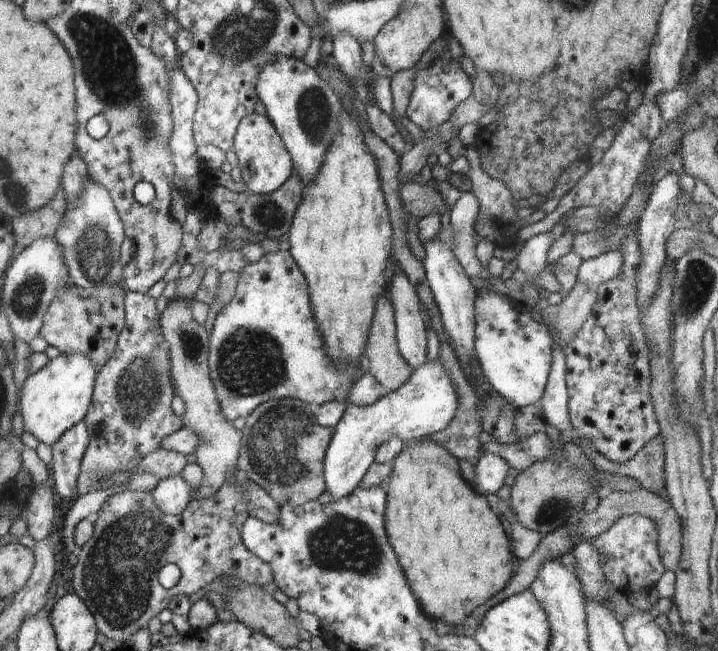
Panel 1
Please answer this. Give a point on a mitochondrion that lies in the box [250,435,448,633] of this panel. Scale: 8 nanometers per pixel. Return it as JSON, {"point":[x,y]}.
{"point":[344,544]}

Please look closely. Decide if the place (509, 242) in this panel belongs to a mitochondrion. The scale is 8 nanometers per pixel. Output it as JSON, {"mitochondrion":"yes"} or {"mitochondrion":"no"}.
{"mitochondrion":"no"}

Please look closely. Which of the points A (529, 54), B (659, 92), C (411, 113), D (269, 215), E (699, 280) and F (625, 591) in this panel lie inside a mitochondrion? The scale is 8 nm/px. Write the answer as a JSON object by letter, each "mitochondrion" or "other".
{"A":"other","B":"other","C":"other","D":"mitochondrion","E":"mitochondrion","F":"other"}

